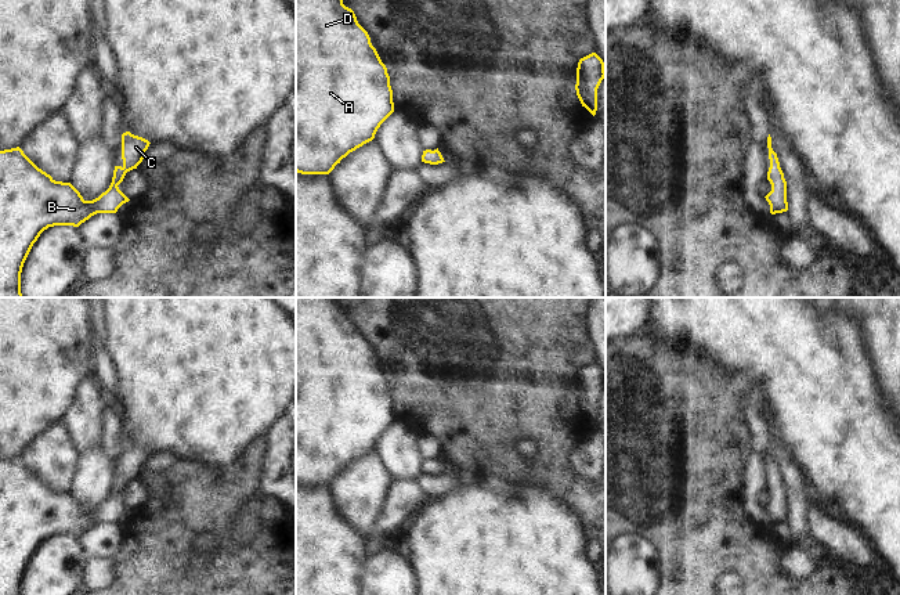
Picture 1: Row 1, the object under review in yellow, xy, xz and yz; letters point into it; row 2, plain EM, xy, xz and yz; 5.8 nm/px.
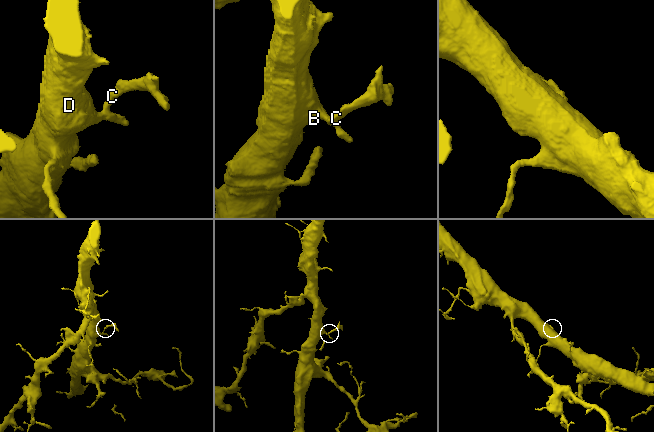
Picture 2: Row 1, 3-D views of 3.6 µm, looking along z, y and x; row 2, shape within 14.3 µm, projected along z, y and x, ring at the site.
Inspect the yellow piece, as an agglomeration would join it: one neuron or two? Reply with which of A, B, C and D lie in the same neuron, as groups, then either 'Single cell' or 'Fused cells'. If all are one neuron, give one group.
Groups: A B C D. Single cell.

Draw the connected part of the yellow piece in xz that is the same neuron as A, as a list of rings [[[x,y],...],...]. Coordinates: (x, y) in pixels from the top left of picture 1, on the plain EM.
[[[296,298],[296,482],[329,484],[350,462],[372,451],[380,434],[394,422],[393,400],[386,375],[371,353],[368,342],[358,333],[354,321],[343,314],[333,298]]]

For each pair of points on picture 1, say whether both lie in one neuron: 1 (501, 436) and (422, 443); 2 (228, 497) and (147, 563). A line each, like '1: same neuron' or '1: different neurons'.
1: different neurons
2: same neuron

